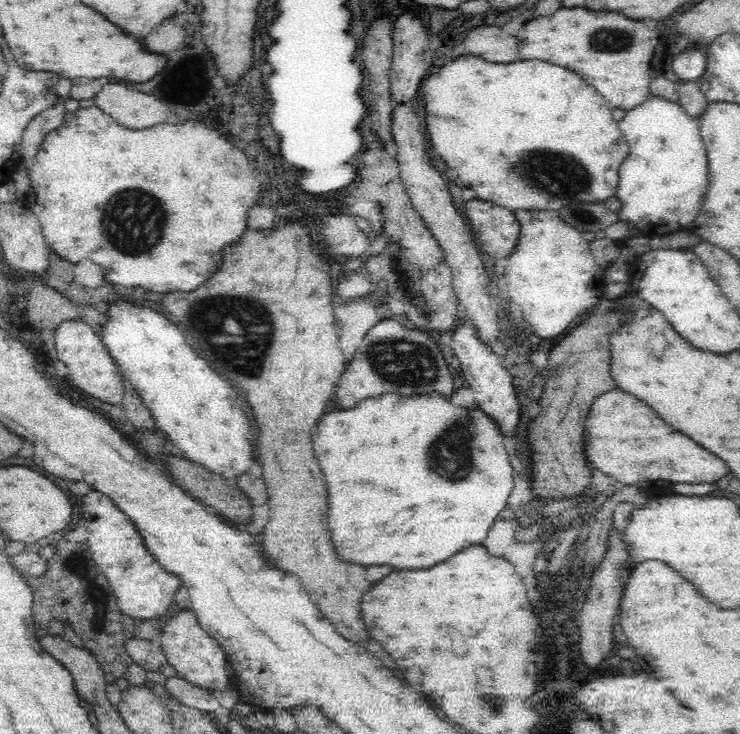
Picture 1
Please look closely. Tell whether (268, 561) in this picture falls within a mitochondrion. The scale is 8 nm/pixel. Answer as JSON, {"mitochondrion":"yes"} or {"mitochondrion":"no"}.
{"mitochondrion":"no"}

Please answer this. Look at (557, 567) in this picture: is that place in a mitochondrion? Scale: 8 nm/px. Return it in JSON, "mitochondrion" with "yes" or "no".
{"mitochondrion":"yes"}

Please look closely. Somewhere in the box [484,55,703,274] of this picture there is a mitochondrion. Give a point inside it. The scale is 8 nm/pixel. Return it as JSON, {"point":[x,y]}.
{"point":[556,176]}

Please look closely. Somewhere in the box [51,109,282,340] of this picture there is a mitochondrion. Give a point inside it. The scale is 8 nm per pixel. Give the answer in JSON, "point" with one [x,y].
{"point":[134,221]}

